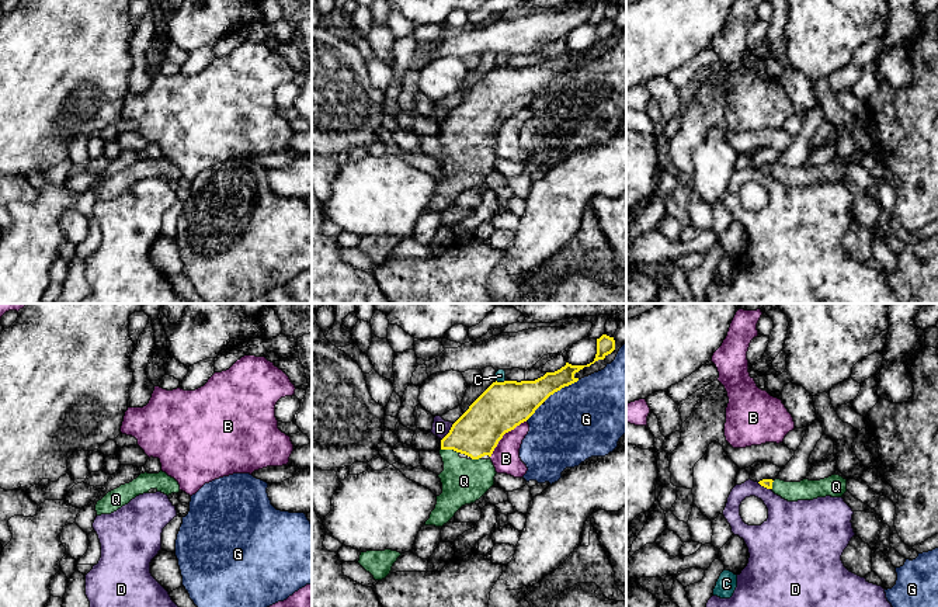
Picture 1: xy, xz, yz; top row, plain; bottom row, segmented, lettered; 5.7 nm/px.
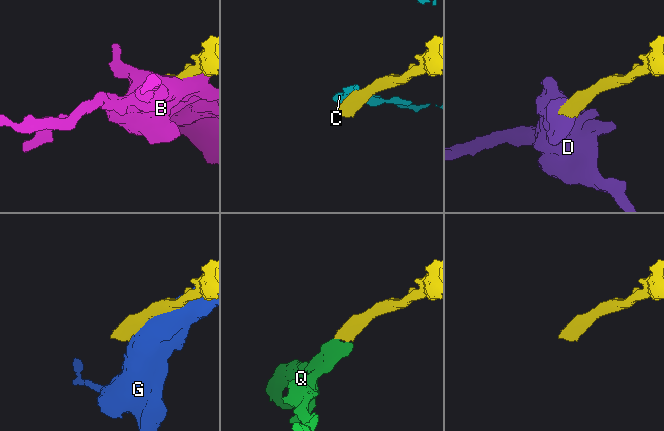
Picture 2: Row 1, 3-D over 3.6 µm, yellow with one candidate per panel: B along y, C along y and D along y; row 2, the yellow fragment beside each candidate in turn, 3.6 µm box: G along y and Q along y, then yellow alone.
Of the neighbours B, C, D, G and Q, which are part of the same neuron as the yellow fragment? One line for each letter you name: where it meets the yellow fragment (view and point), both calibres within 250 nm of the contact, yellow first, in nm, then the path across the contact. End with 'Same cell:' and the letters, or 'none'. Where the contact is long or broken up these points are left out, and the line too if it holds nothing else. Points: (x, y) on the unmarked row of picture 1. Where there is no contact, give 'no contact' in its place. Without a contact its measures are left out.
Q: xz (450, 134) | 280/260 nm
Same cell: Q

